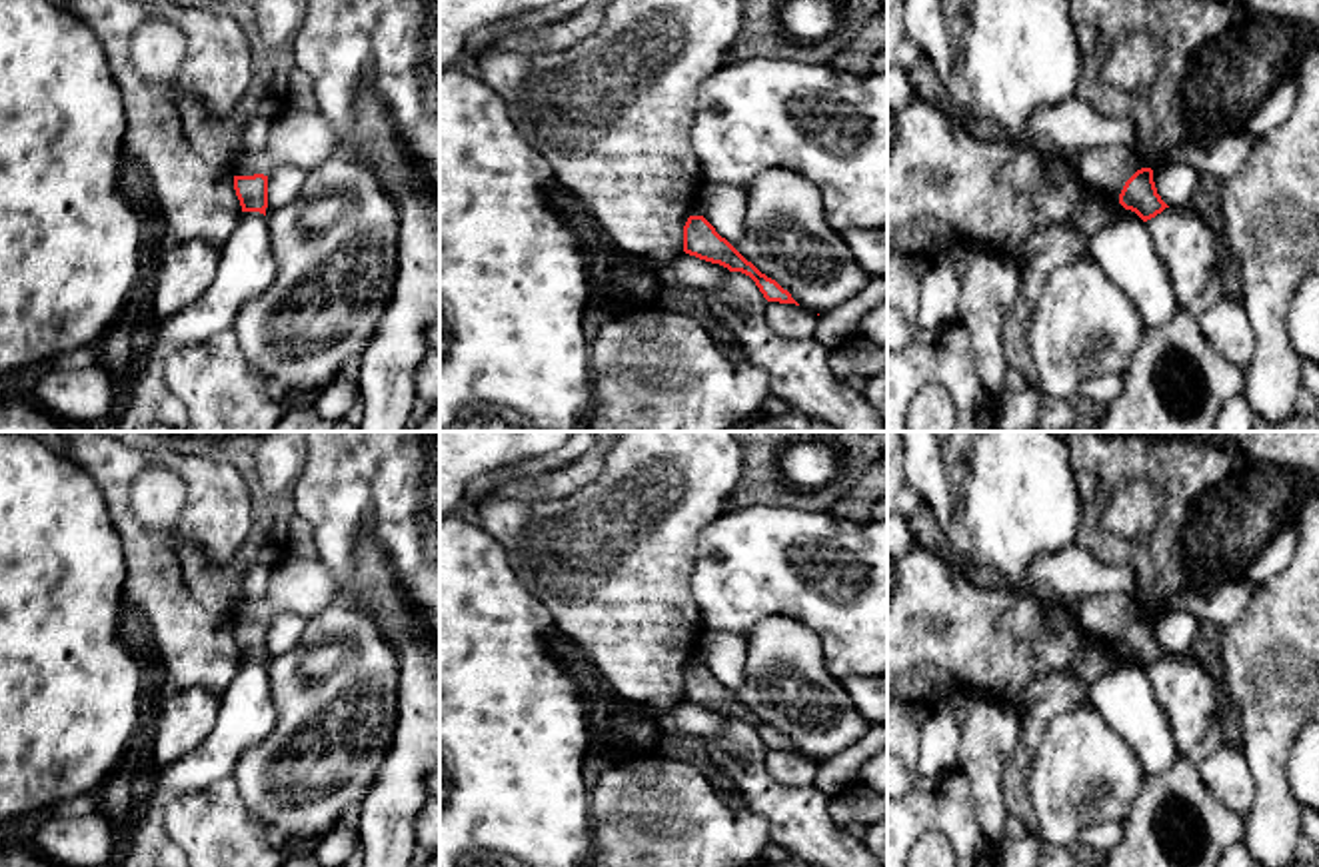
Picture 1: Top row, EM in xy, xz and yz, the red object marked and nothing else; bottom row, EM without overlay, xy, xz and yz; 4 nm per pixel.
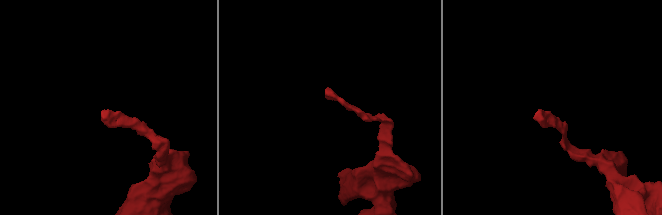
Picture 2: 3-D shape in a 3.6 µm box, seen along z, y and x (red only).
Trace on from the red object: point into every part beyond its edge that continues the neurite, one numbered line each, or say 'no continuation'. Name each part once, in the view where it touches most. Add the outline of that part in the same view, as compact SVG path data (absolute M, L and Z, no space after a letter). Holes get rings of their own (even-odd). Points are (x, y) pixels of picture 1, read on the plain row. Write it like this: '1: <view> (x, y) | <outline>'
no continuation

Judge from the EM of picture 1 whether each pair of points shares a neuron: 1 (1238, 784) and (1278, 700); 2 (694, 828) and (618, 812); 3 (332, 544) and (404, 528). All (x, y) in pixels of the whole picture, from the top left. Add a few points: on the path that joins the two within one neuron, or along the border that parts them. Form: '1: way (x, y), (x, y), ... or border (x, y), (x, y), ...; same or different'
1: border (1242, 748), (1254, 786), (1254, 802), (1248, 812); different
2: way (676, 828), (660, 828), (646, 814), (636, 812); same
3: way (344, 524), (368, 500), (376, 500), (384, 508); same

